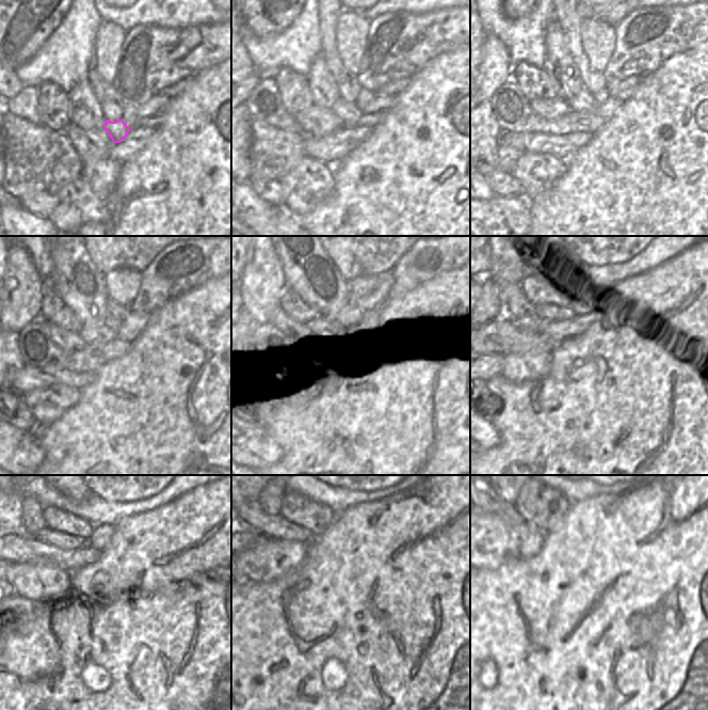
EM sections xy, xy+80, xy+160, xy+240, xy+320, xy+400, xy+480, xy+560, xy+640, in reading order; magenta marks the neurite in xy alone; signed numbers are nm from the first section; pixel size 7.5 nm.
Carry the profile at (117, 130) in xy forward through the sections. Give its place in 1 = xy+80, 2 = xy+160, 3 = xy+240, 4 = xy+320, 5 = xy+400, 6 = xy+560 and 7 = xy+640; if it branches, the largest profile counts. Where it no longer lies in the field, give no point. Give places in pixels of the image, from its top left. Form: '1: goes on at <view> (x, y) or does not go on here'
1: goes on at xy+80 (348, 112)
2: goes on at xy+160 (582, 100)
3: goes on at xy+240 (102, 333)
4: goes on at xy+320 (324, 325)
5: goes on at xy+400 (553, 312)
6: goes on at xy+560 (253, 516)
7: goes on at xy+640 (493, 504)

